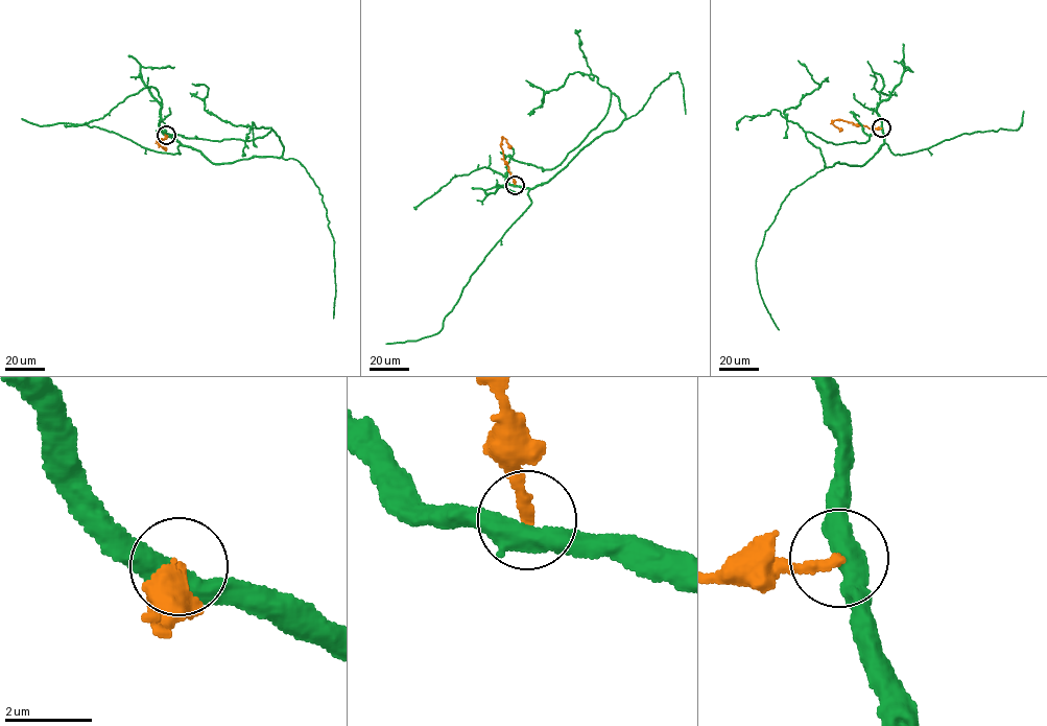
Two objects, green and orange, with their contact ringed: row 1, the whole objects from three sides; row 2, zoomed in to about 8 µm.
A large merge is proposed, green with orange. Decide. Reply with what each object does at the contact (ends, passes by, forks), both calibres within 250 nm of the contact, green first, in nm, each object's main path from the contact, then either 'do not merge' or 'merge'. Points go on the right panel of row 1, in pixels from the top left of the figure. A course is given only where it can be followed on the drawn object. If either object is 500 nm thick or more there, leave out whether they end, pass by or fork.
green passes by; orange ends; calibres 480 and 260 nm; course green (881, 127), (883, 144), (864, 164), (838, 162), (792, 188), (765, 232), (757, 280), (779, 329); course orange (881, 127), (834, 120), (833, 124), (842, 131); do not merge

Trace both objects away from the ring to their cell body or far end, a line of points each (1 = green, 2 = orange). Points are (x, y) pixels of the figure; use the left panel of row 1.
1: (166, 135), (198, 149), (212, 162), (262, 156), (291, 158), (302, 164), (322, 195), (334, 241), (333, 318)
2: (166, 135), (157, 141), (166, 148)

